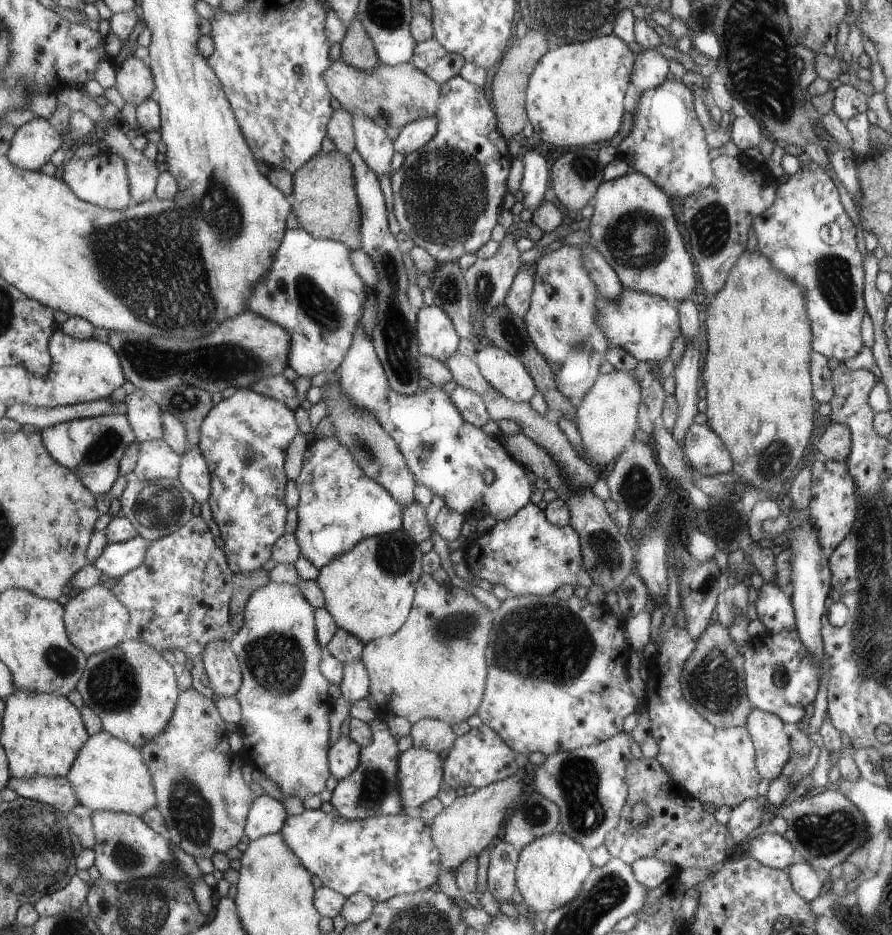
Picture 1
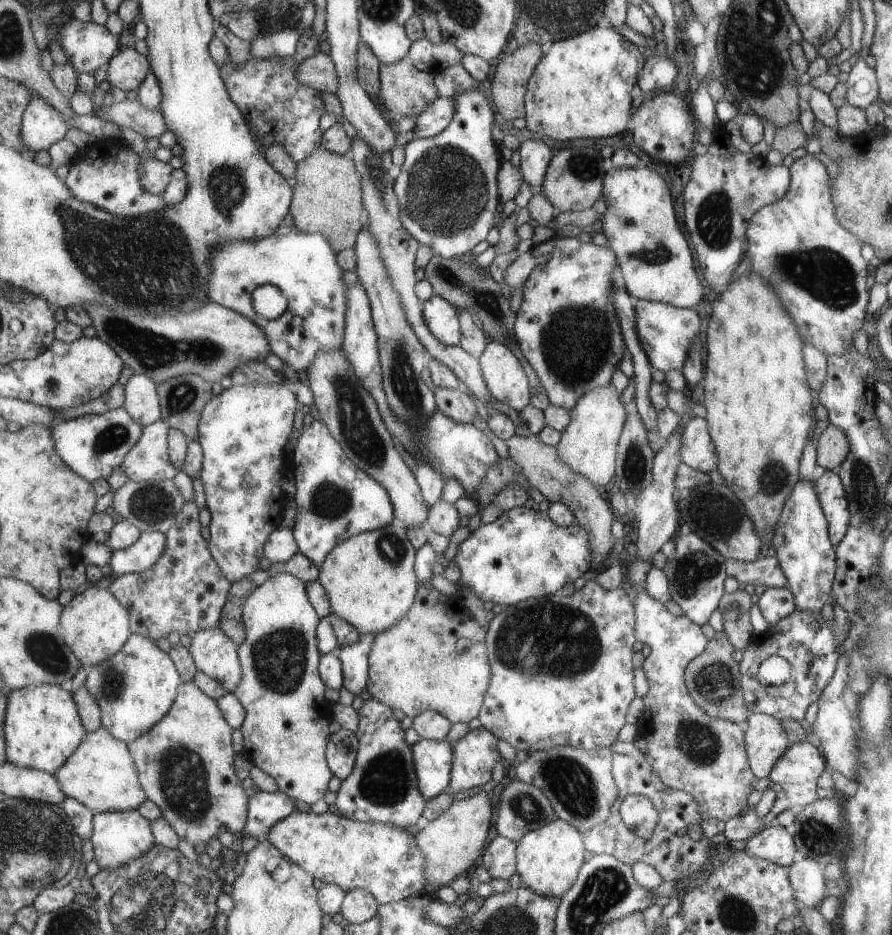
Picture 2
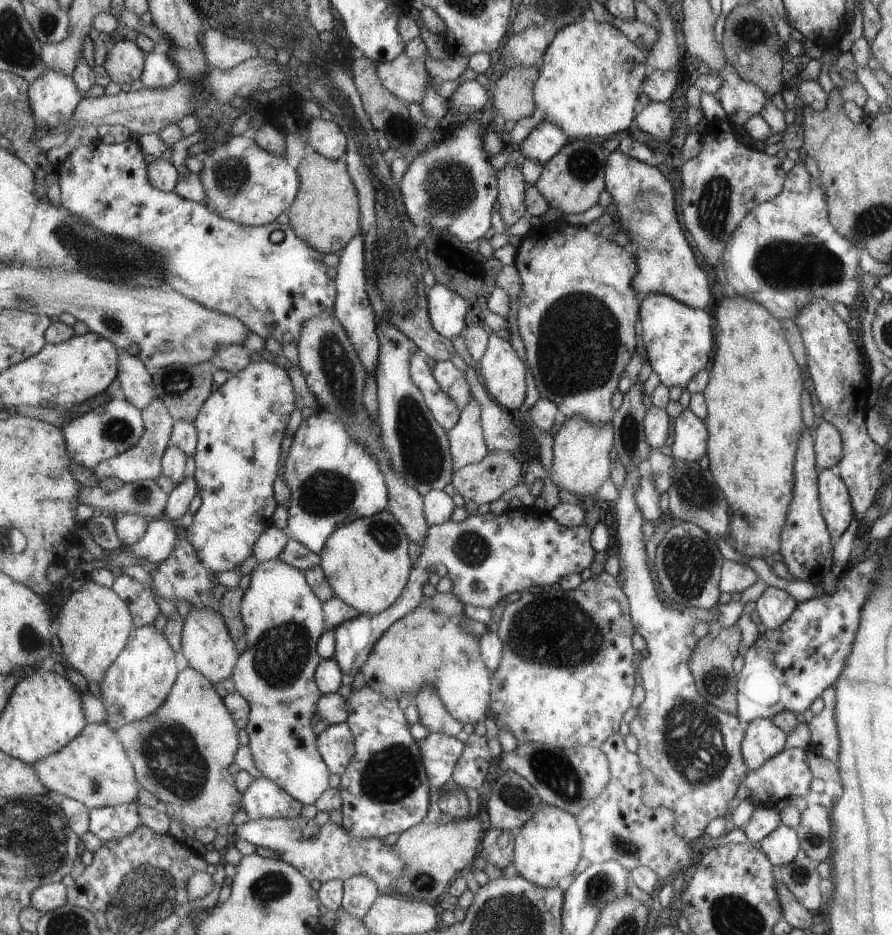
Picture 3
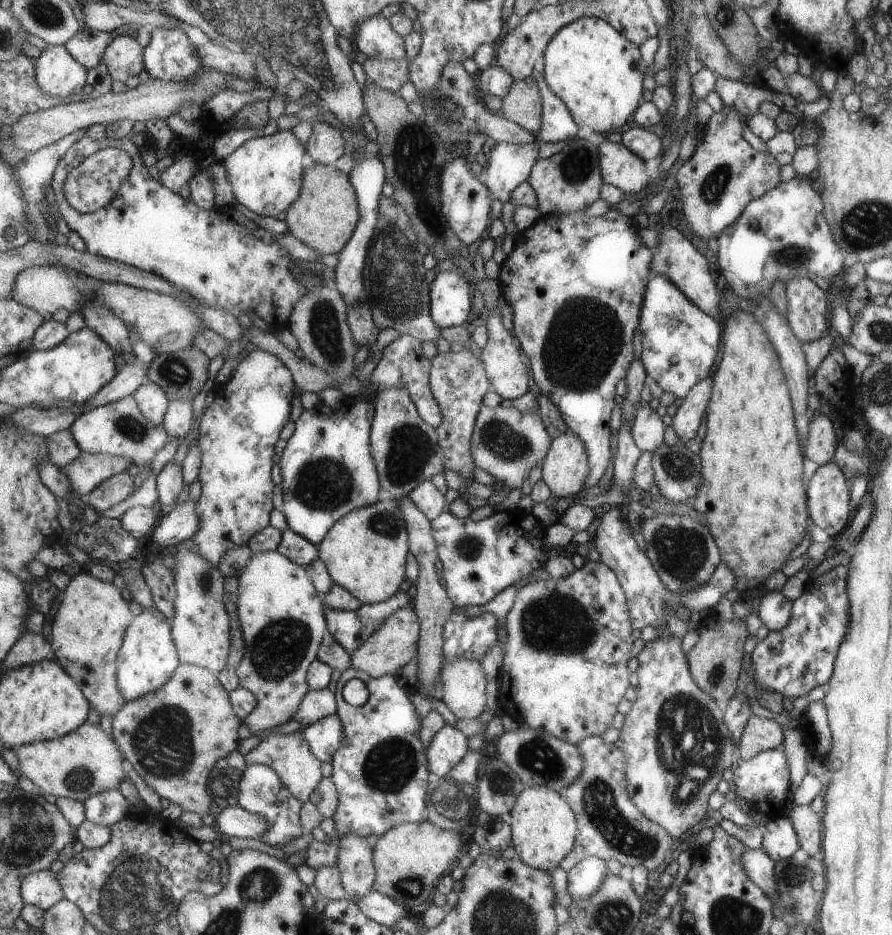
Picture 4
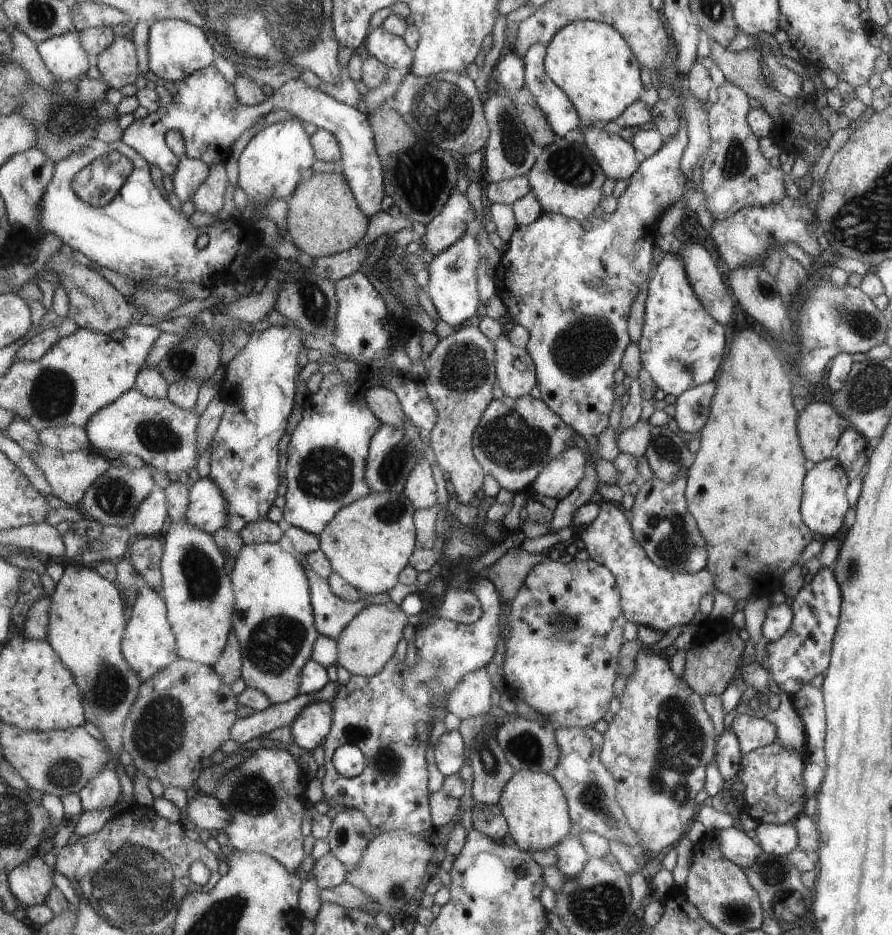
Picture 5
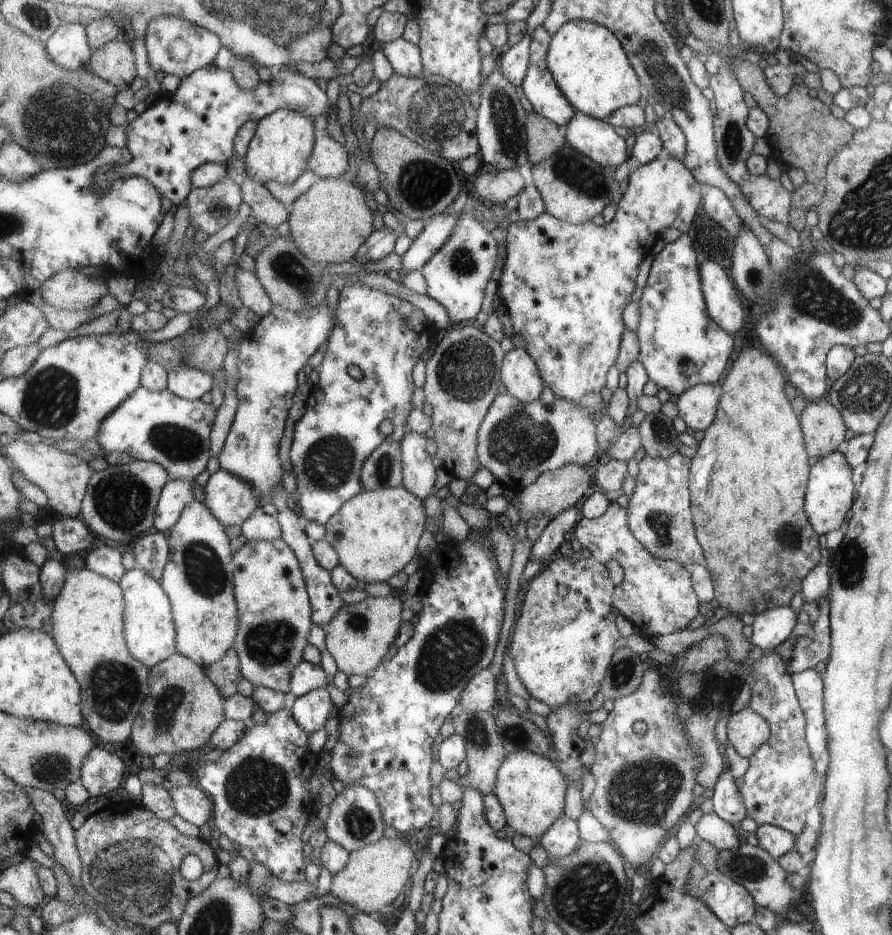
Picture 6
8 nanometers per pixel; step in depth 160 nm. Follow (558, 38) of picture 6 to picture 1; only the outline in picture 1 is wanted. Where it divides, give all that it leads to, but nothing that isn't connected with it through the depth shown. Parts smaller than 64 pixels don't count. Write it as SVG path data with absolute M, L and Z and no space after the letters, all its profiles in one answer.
M613 34L559 45L539 60L528 84L526 107L539 138L555 146L610 140L623 116L623 92L636 54Z

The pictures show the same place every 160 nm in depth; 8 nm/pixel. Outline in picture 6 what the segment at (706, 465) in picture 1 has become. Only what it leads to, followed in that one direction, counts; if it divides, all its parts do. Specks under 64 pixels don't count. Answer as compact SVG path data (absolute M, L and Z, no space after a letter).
M699 384L679 395L675 402L677 416L685 423L687 431L705 431L721 397L721 384Z

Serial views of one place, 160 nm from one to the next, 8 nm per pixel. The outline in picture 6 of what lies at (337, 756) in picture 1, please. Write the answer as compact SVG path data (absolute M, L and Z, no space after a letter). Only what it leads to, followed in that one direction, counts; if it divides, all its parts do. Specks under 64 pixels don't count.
M322 687L299 697L294 703L293 713L299 727L311 735L324 728L327 720L331 719L333 708L336 707L329 690Z

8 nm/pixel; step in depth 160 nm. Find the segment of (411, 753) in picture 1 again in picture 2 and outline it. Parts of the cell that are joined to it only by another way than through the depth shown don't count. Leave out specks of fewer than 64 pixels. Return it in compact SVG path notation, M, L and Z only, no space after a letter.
M422 739L413 749L419 788L427 801L432 800L445 793L445 788L451 784L453 746L446 741Z

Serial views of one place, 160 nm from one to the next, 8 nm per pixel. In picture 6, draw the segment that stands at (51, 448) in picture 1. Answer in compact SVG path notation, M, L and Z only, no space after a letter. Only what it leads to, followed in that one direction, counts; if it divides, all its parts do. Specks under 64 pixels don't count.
M141 385L125 402L121 403L105 421L102 422L97 440L107 452L125 453L137 461L150 461L161 464L172 479L193 482L201 472L207 471L211 457L211 428L215 424L218 408L200 399L185 399L177 396L171 389L154 391Z

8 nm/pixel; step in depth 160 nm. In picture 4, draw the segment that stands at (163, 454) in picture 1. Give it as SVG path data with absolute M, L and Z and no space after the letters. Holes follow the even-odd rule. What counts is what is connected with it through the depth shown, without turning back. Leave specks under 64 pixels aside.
M147 381L139 387L133 394L135 400L138 400L139 406L156 425L163 425L168 408L170 407L170 398L166 390L156 382ZM83 451L83 454L65 470L78 490L80 498L83 496L87 498L102 482L112 476L125 473L133 465L138 464L134 458L128 456L89 454L87 451Z

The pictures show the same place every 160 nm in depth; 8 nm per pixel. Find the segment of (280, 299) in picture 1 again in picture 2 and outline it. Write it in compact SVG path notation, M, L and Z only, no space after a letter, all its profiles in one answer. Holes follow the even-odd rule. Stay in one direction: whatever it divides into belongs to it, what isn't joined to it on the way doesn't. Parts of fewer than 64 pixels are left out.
M295 225L281 226L271 236L261 240L235 240L213 250L213 274L209 284L209 296L213 303L221 304L249 320L254 321L270 341L271 352L294 371L307 373L319 352L335 352L344 346L346 336L347 290L343 282L343 268L337 262L337 252L331 242L320 233L301 232ZM274 285L288 300L287 312L280 318L268 320L254 308L253 294L259 286Z

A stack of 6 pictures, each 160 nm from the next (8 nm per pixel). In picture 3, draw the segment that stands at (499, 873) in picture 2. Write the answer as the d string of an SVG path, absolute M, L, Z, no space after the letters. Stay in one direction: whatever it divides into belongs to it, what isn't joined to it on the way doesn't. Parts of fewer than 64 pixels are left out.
M491 827L481 844L481 854L491 865L502 870L515 860L517 831Z

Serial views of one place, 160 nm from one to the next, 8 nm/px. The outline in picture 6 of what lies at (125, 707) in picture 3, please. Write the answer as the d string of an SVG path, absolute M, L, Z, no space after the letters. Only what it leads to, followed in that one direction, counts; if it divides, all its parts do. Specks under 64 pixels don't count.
M142 569L127 571L120 585L126 597L126 640L134 658L149 669L164 662L176 651L174 605L165 589L153 576Z

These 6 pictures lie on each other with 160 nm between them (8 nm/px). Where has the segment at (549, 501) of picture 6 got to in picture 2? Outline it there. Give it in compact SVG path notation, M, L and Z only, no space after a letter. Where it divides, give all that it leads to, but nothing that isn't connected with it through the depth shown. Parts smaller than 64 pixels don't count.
M606 385L583 396L582 399L579 399L577 406L571 410L571 424L567 426L565 432L561 433L560 441L556 446L557 450L559 450L561 460L563 460L569 468L573 468L575 474L585 476L593 486L600 490L611 480L611 477L614 478L618 439L619 436L622 435L622 429L625 427L627 417L627 410L625 410L621 398L624 398L626 394L627 393L617 392L611 386Z

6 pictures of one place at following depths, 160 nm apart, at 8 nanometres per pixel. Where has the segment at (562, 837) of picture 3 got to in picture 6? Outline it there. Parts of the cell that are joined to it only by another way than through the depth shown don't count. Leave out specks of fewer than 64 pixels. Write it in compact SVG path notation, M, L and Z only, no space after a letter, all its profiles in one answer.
M521 750L508 756L500 769L495 794L506 811L508 825L515 834L540 839L564 816L568 780L549 757Z

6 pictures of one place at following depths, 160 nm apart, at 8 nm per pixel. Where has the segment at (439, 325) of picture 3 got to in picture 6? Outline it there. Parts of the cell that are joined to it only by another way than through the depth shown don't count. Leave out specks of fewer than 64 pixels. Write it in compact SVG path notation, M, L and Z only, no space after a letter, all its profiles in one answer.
M472 211L463 214L450 240L427 262L422 269L428 283L428 296L447 308L454 326L472 323L483 310L485 288L499 260L499 242L495 236L475 218Z

